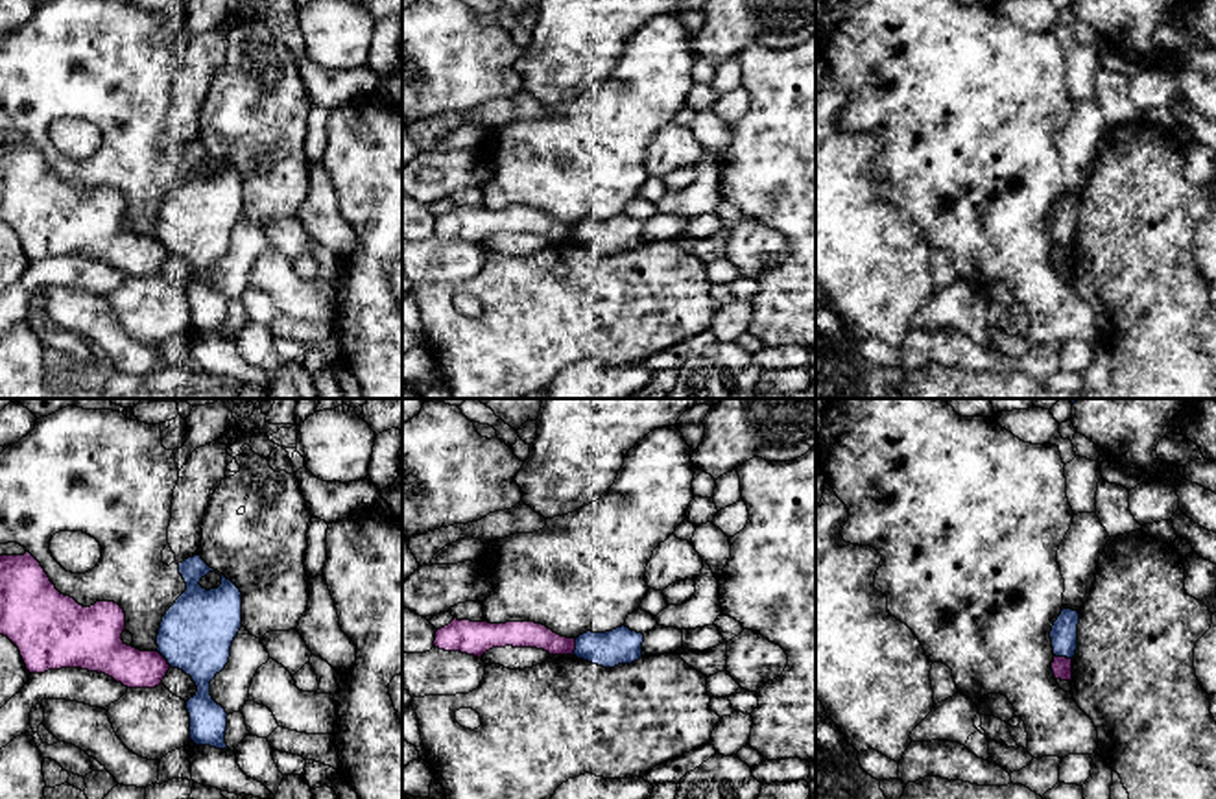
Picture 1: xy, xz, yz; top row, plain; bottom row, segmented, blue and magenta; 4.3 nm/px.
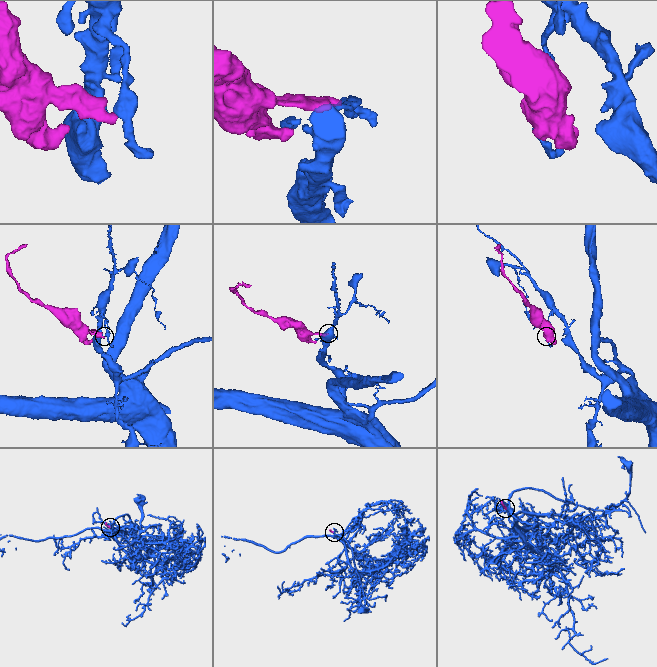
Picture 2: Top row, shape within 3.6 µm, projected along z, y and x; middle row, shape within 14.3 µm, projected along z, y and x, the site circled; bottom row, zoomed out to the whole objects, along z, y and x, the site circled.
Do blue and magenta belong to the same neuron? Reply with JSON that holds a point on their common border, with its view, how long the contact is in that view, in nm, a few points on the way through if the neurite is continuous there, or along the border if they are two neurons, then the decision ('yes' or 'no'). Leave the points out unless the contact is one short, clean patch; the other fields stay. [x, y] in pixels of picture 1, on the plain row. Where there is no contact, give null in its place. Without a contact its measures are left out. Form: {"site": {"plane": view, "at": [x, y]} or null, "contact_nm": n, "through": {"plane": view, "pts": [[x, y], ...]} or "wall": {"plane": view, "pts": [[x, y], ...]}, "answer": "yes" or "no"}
{"site": {"plane": "xz", "at": [576, 233]}, "contact_nm": 80, "answer": "no"}

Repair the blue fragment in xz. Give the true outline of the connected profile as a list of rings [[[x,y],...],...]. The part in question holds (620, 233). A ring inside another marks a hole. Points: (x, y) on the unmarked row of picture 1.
[[[622,212],[605,220],[587,218],[576,225],[572,242],[603,255],[631,251],[642,244],[644,221]]]

